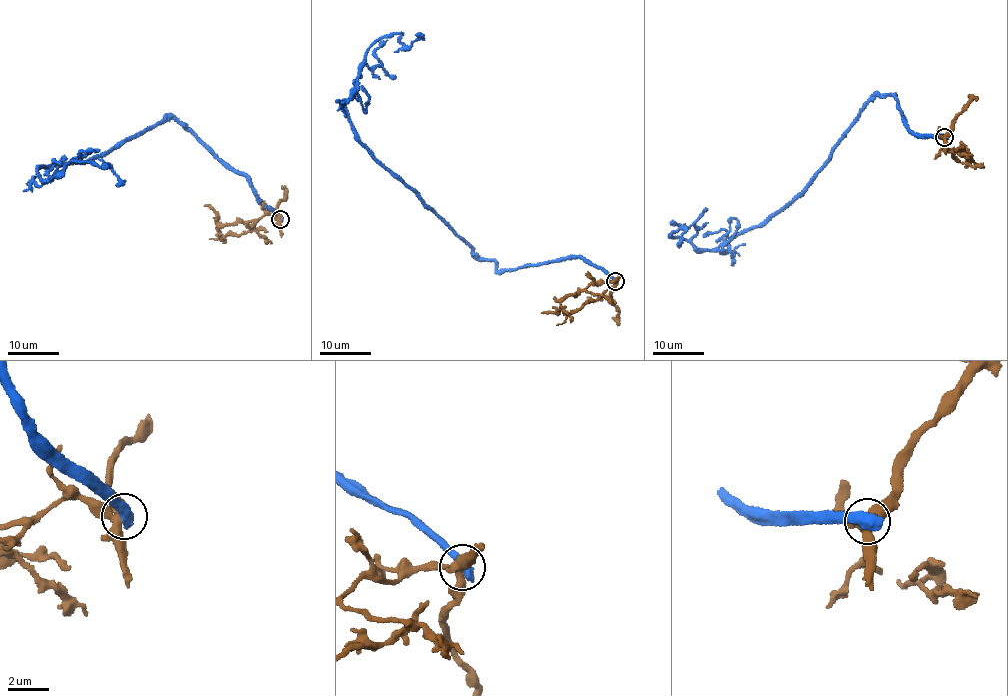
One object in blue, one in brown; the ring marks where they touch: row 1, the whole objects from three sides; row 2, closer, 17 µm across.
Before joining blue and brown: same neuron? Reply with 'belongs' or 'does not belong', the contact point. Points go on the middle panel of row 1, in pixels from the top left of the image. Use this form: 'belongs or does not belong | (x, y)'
does not belong | (615, 281)

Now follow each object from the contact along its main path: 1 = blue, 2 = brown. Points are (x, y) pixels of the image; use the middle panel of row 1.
1: (615, 281), (580, 257), (499, 271), (372, 157), (344, 103), (366, 51), (401, 33), (409, 48), (418, 33)
2: (615, 281), (590, 284), (560, 303), (556, 313), (541, 312)

